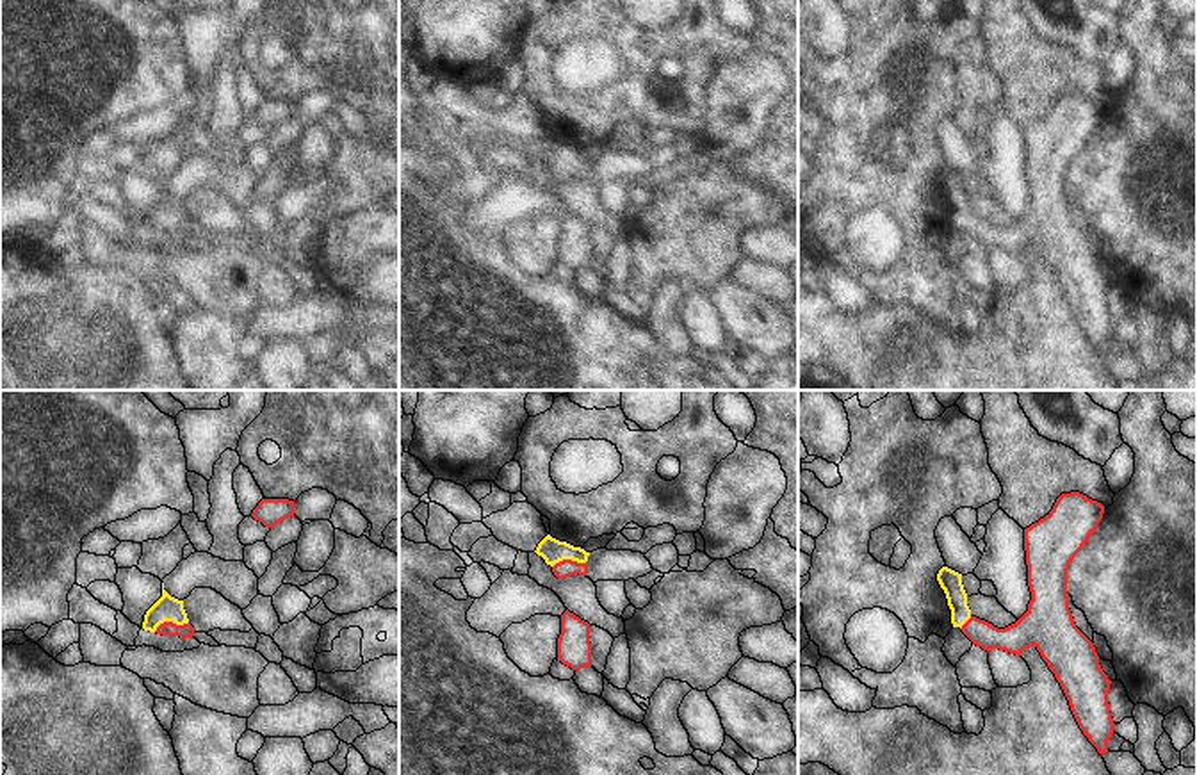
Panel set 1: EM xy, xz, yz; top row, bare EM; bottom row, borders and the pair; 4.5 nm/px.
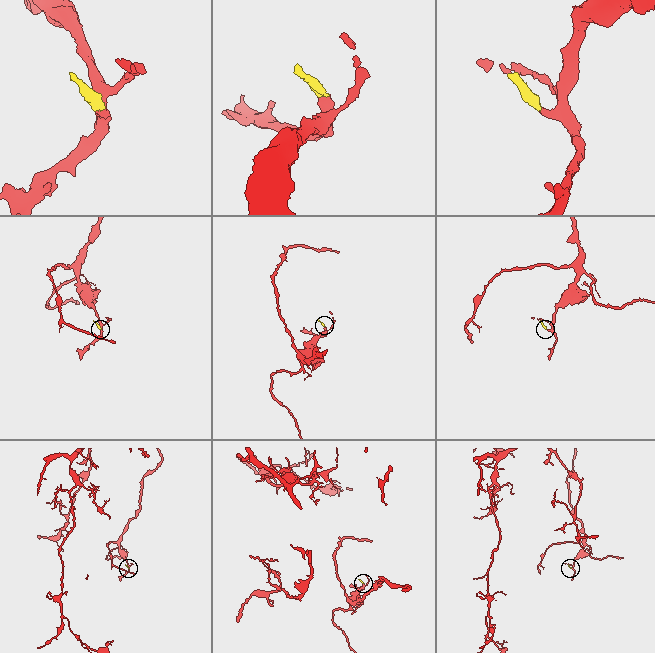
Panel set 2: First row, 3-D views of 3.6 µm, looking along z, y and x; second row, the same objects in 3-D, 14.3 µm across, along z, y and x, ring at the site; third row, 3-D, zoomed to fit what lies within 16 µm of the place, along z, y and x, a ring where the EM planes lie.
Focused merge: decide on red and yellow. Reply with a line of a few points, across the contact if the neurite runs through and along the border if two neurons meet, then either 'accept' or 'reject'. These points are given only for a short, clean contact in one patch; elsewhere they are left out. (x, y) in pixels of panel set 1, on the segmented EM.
xy (168, 628), (170, 622), (168, 608) | accept

